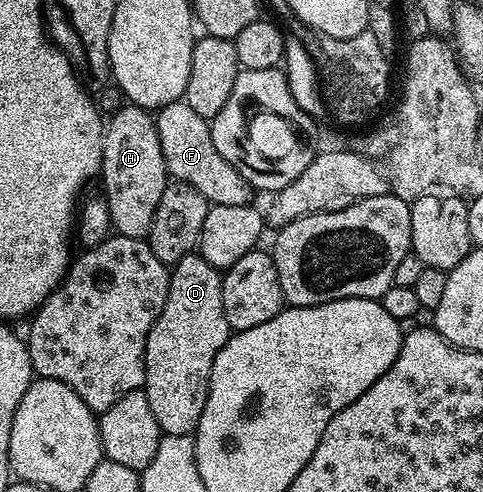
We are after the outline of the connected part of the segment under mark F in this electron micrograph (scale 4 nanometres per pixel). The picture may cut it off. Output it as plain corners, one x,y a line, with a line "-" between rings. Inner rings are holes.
180,100
157,110
156,120
166,171
173,180
196,187
196,191
200,191
200,195
204,195
210,205
251,204
252,187
242,178
238,166
228,163
228,159
224,159
224,155
216,151
207,118
196,115
196,111
192,111
185,100

